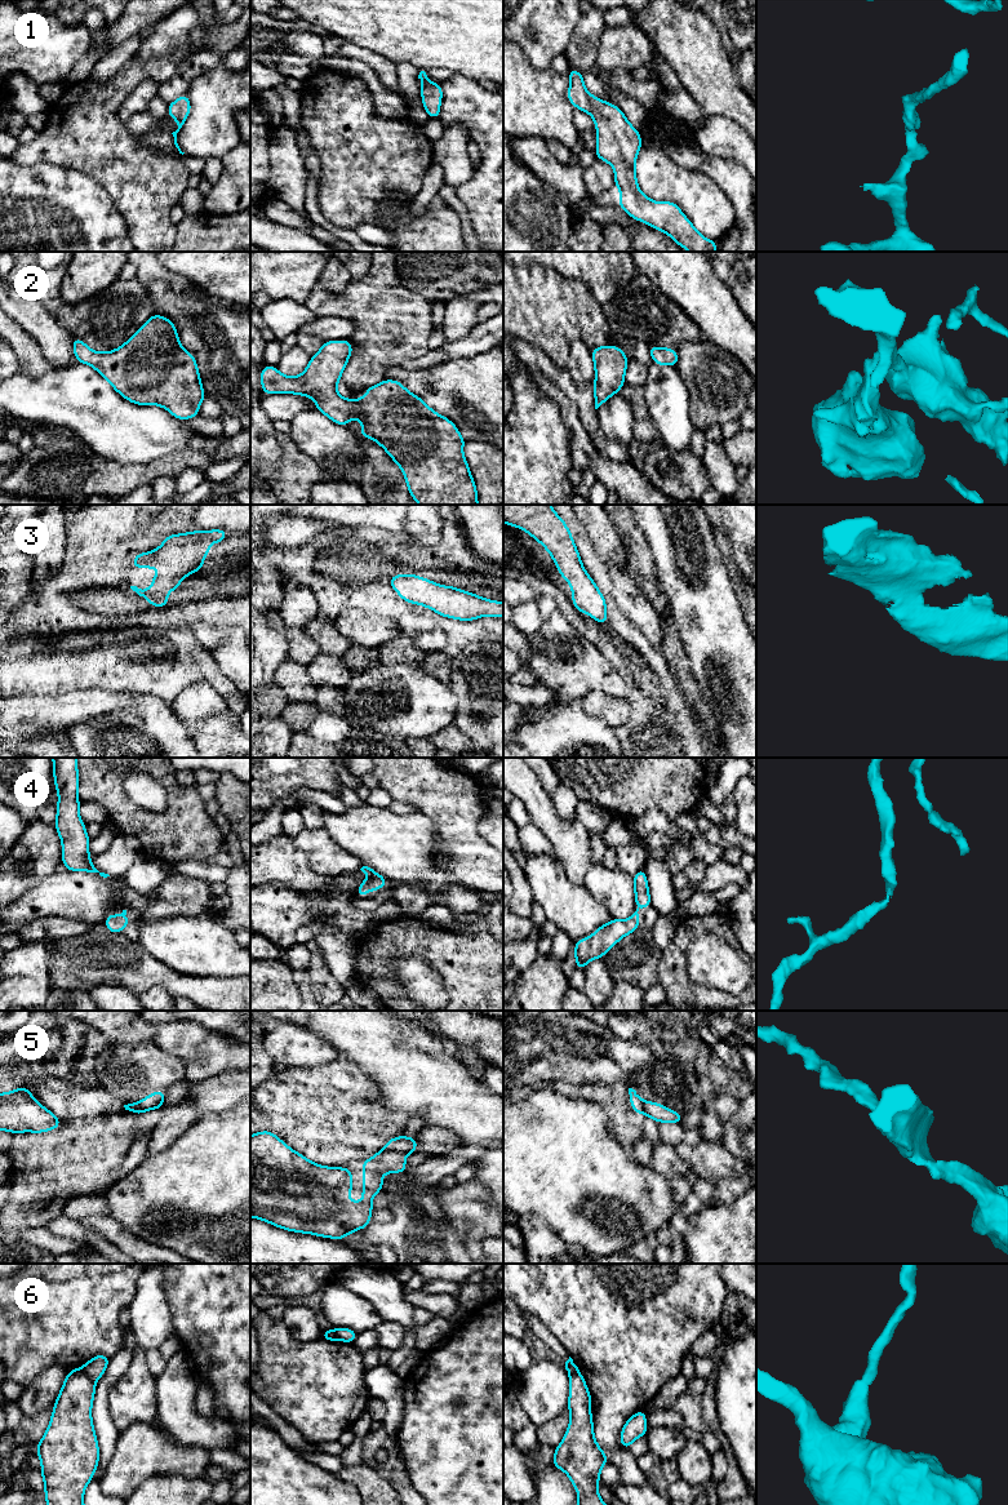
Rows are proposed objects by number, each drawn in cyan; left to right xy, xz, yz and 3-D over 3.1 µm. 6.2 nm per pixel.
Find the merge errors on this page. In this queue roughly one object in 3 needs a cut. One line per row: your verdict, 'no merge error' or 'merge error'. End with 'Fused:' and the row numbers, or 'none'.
1: no merge error
2: no merge error
3: no merge error
4: no merge error
5: no merge error
6: merge error
Fused: 6

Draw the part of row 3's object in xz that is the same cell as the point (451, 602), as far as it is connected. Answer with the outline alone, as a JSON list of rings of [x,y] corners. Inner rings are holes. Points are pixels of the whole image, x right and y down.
[[[416,574],[392,576],[390,586],[400,598],[435,611],[439,616],[472,621],[484,616],[503,617],[503,603],[481,598],[476,594],[447,587]]]

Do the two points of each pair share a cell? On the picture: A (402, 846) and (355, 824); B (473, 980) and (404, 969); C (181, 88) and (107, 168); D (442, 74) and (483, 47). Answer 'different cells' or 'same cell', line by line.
A: same cell
B: different cells
C: different cells
D: different cells

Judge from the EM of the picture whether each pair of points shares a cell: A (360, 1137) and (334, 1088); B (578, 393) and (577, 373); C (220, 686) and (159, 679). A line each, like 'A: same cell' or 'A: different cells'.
A: same cell
B: different cells
C: same cell

